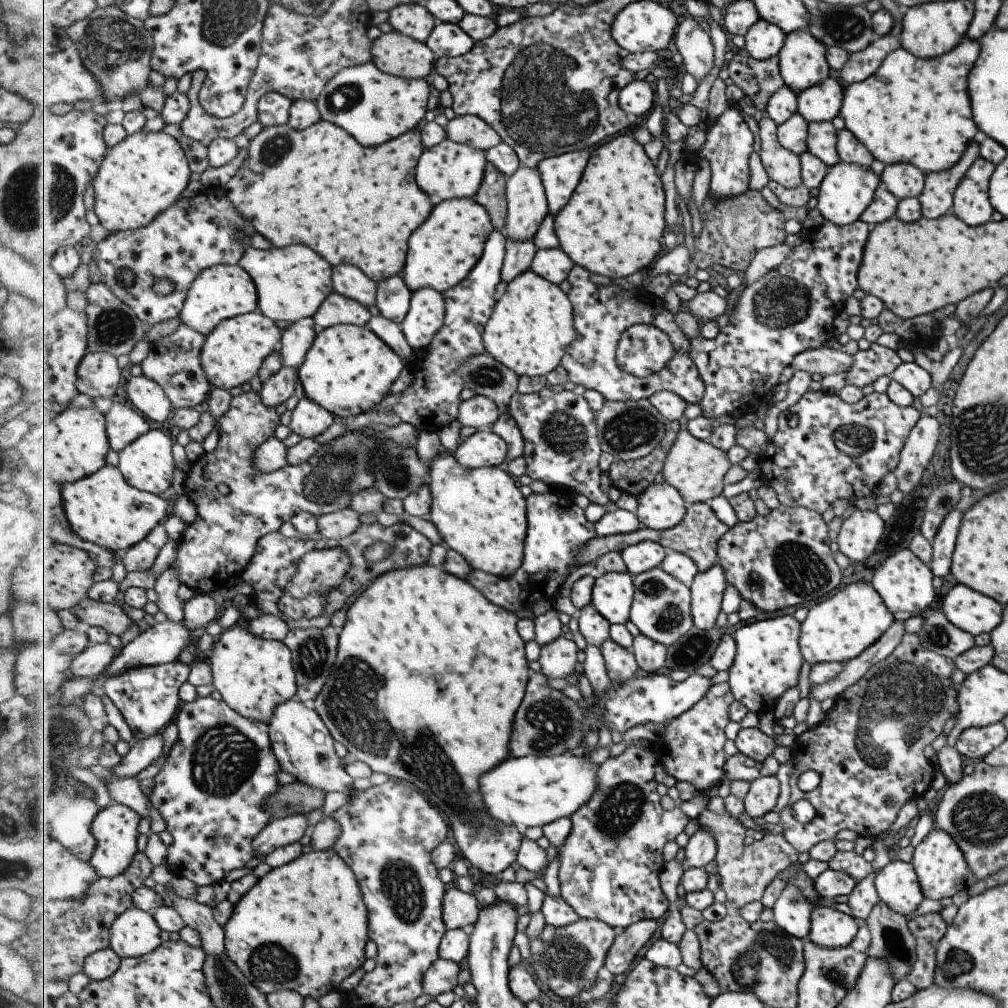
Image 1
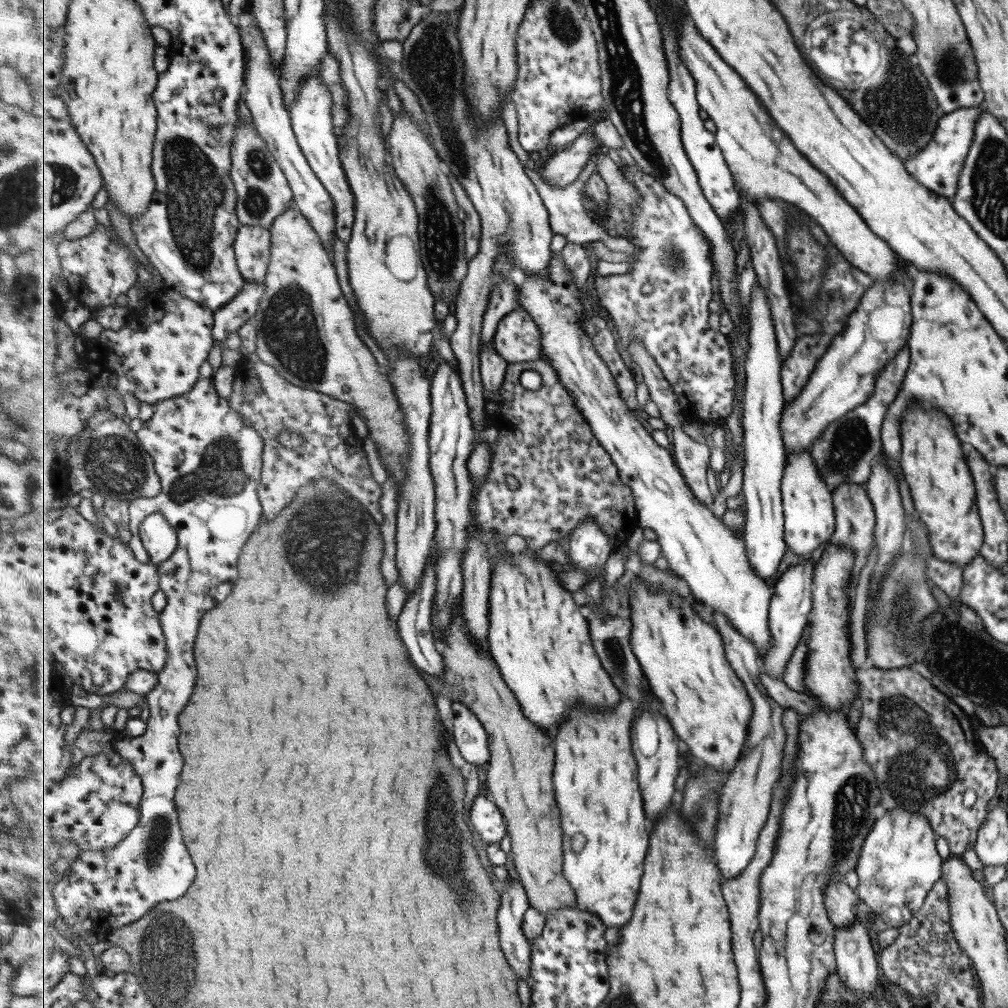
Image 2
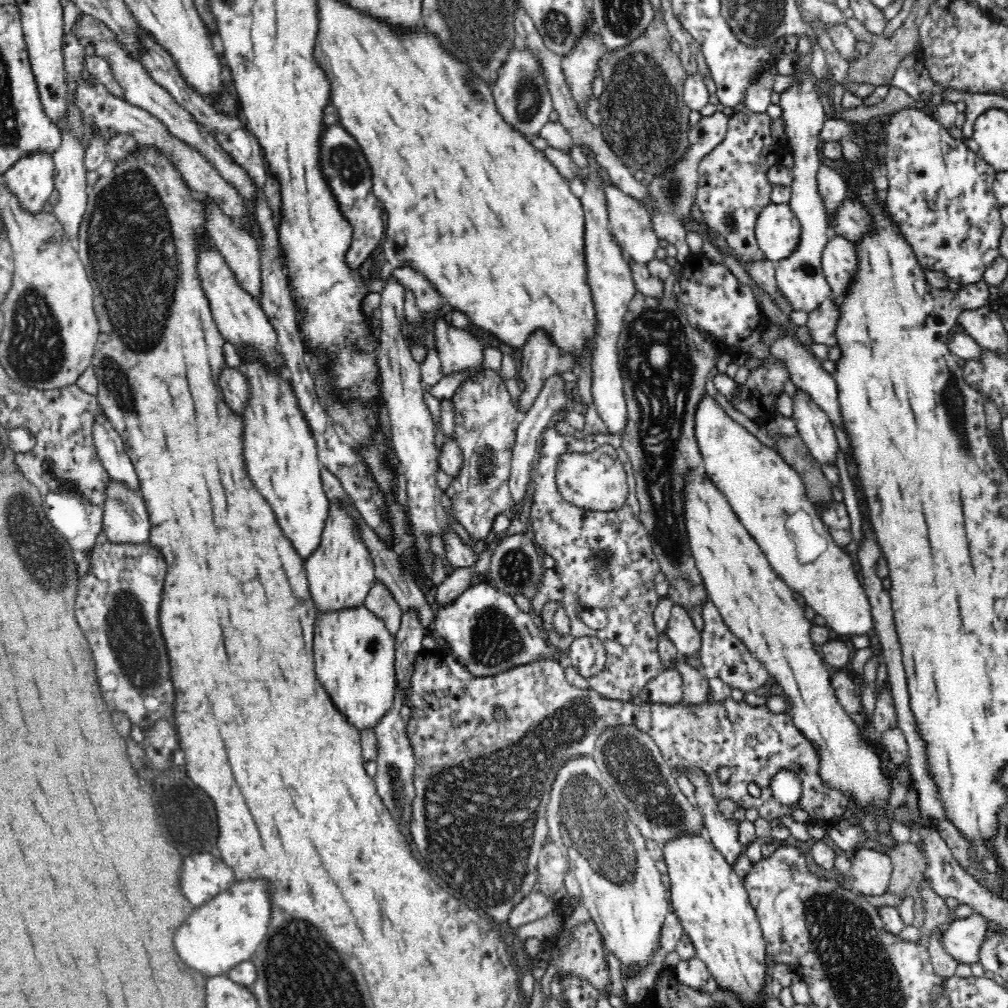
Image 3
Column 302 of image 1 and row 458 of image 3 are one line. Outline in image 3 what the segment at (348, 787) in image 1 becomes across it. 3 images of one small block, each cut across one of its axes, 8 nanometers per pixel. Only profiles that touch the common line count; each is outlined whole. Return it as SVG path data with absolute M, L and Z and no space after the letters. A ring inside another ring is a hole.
M706 391L696 405L694 435L704 461L704 470L720 492L724 493L736 516L754 537L766 555L772 569L792 590L805 598L807 605L826 619L826 624L838 634L868 634L874 627L872 605L858 580L852 558L837 545L829 533L821 512L805 495L801 476L773 448L762 444L744 426L726 414L726 410ZM796 512L806 512L812 518L814 530L828 542L828 548L810 564L798 561L796 545L786 529L786 520Z

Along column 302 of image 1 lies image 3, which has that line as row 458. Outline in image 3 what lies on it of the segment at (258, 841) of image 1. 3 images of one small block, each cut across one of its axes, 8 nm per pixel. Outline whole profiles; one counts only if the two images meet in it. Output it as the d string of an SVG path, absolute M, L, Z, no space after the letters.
M796 389L794 396L794 412L792 417L796 423L798 436L811 452L811 455L820 463L828 466L838 464L838 438L828 415L821 411L805 392Z

